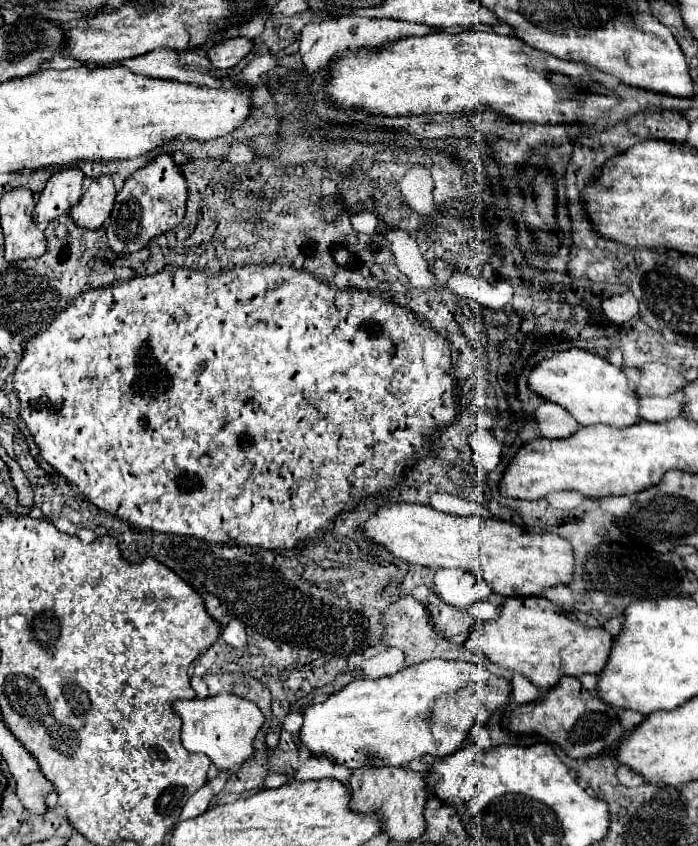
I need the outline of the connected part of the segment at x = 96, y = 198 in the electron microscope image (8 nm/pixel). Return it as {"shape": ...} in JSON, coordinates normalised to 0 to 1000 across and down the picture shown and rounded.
{"shape":[[[146,206],[132,213],[126,225],[117,229],[115,239],[103,243],[100,253],[109,265],[120,270],[143,270],[149,260],[158,255],[166,234],[166,222],[158,206]]]}

